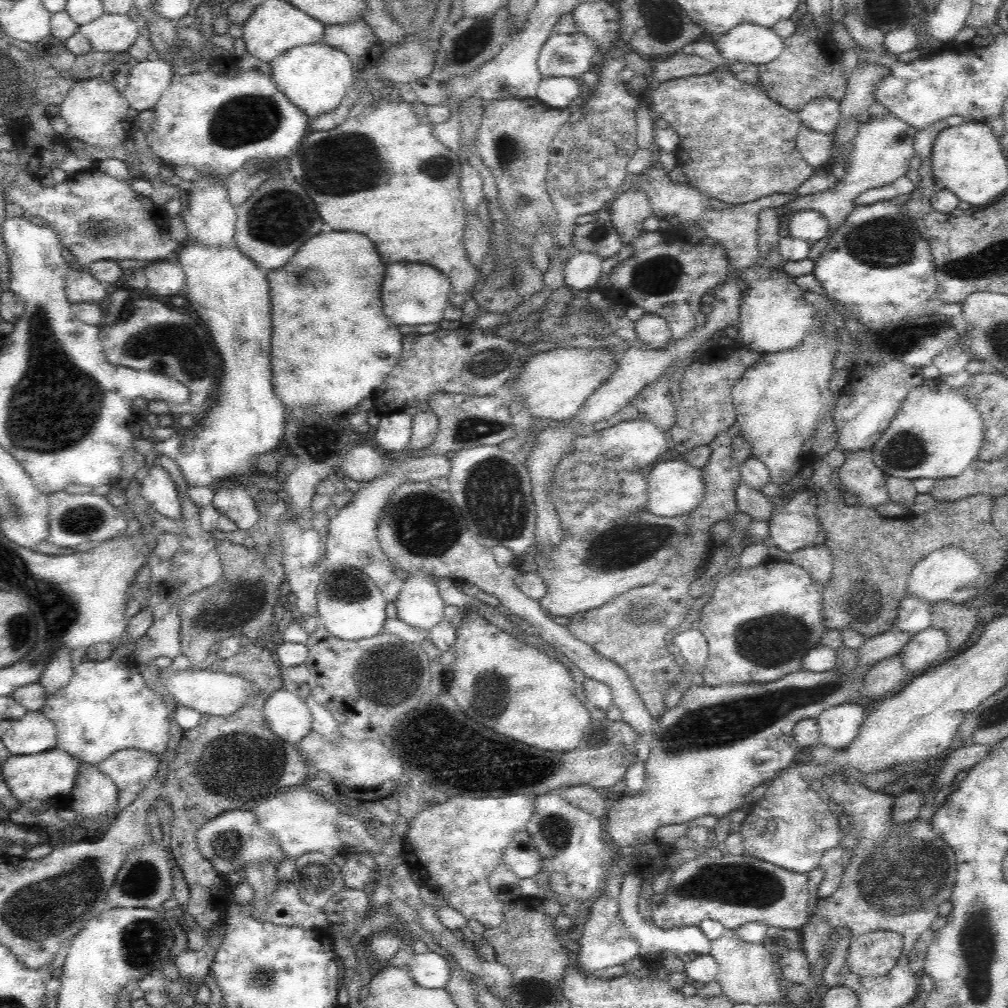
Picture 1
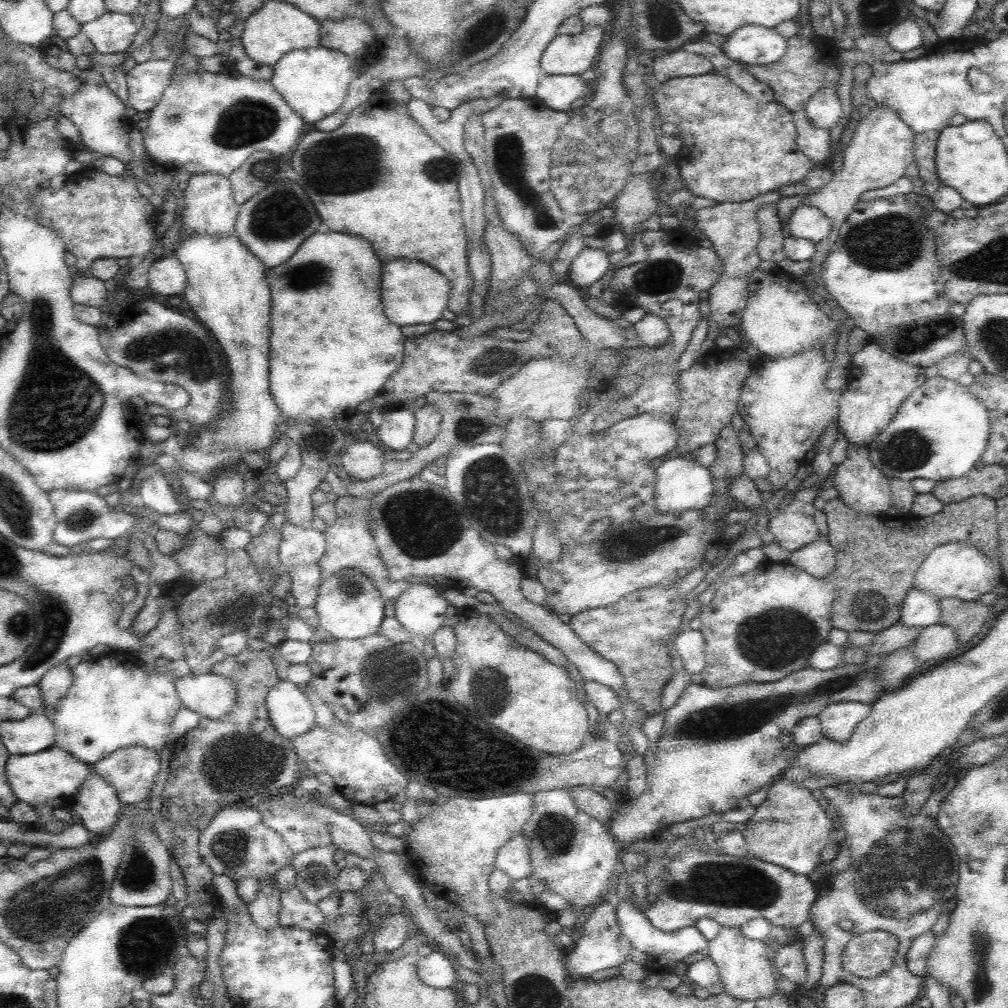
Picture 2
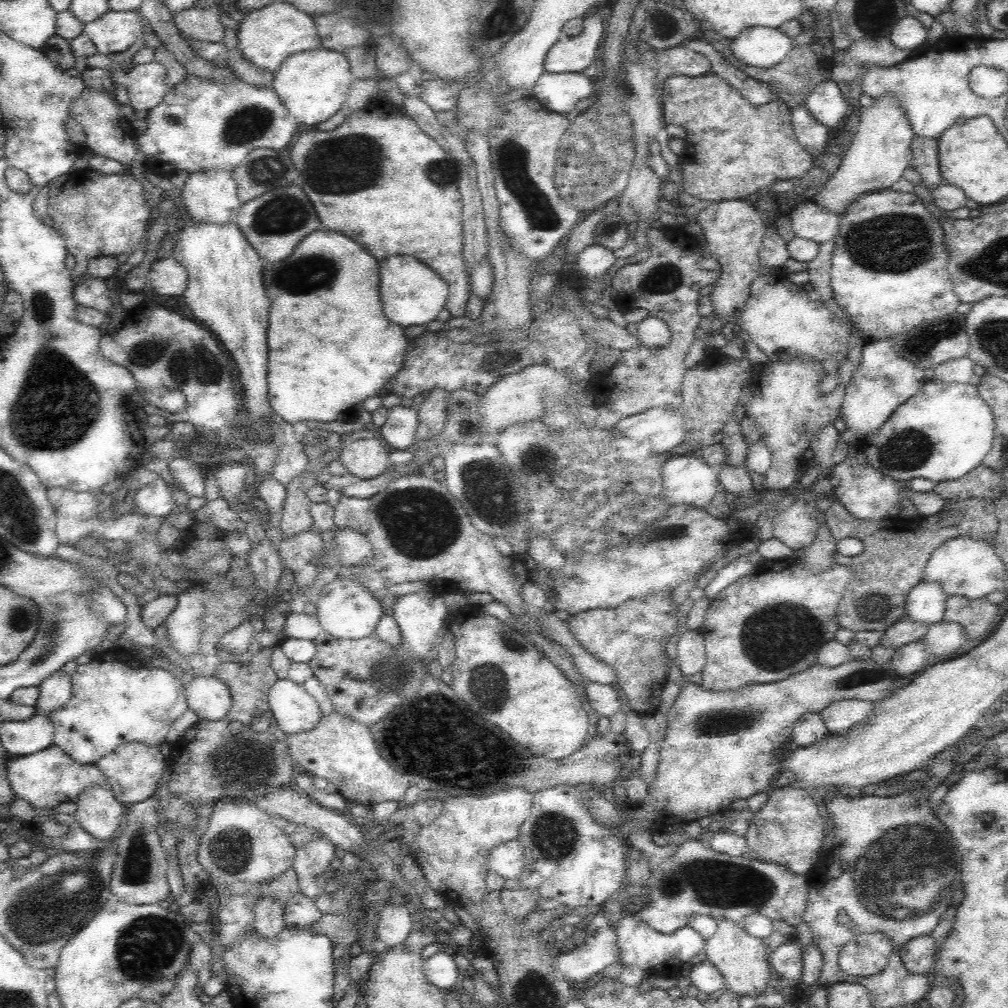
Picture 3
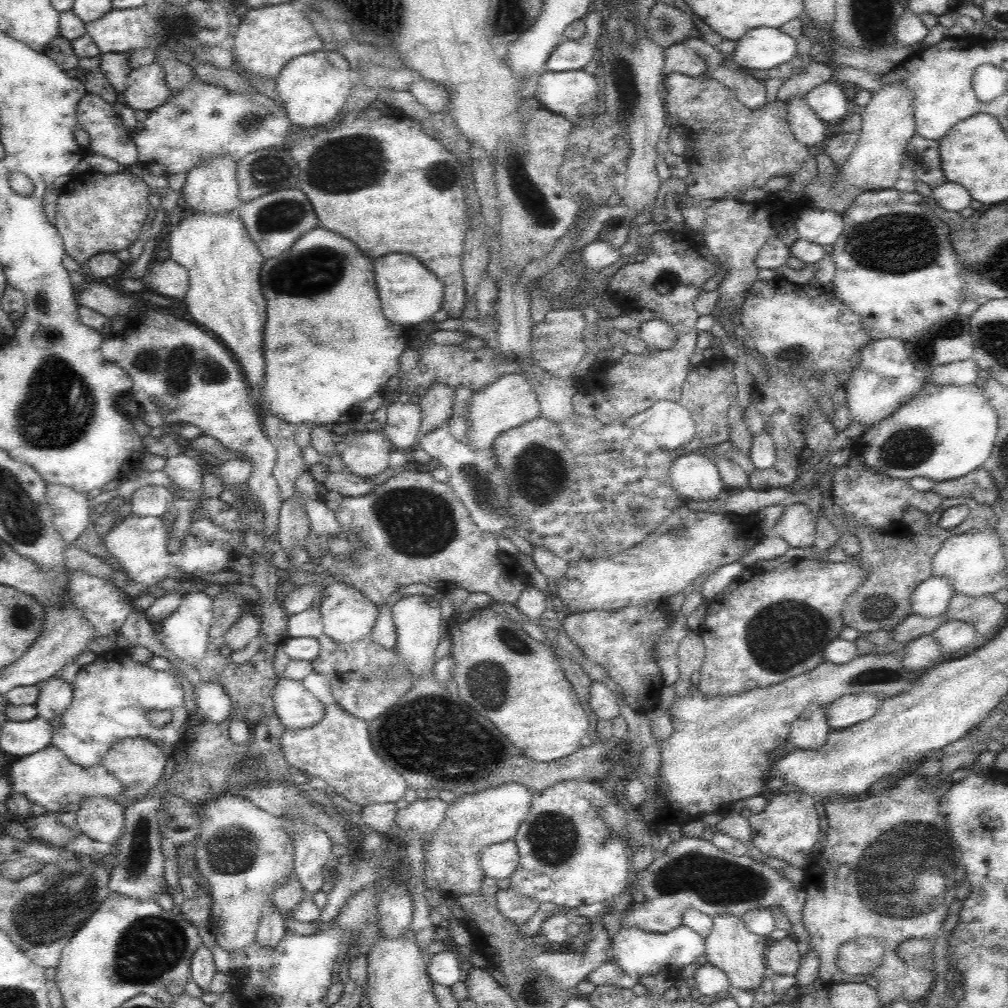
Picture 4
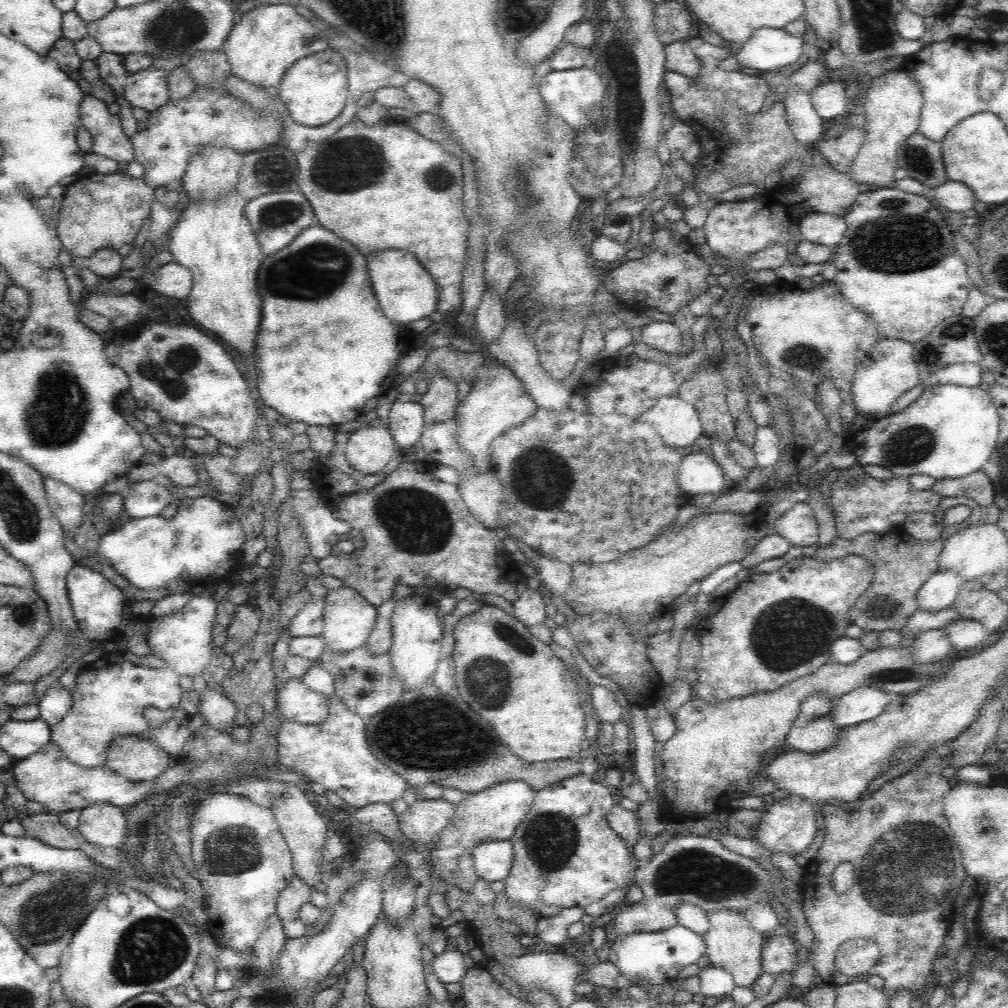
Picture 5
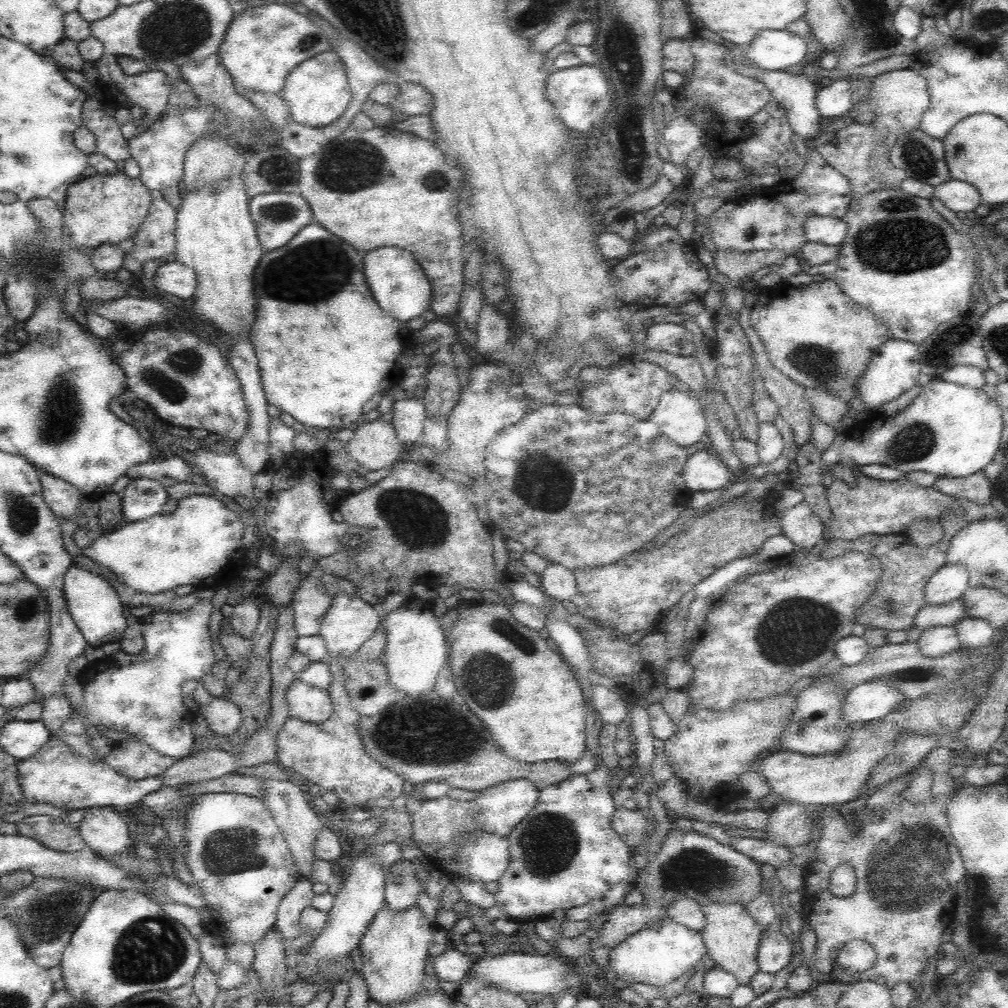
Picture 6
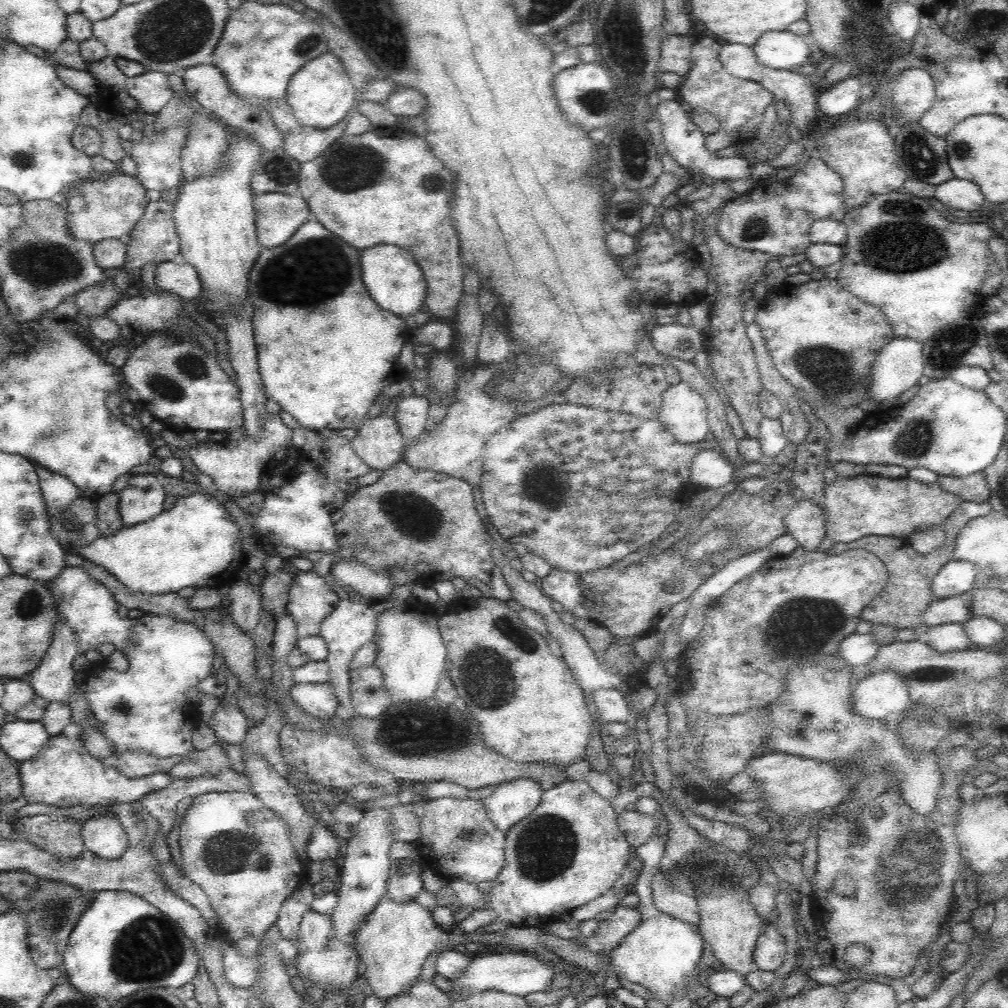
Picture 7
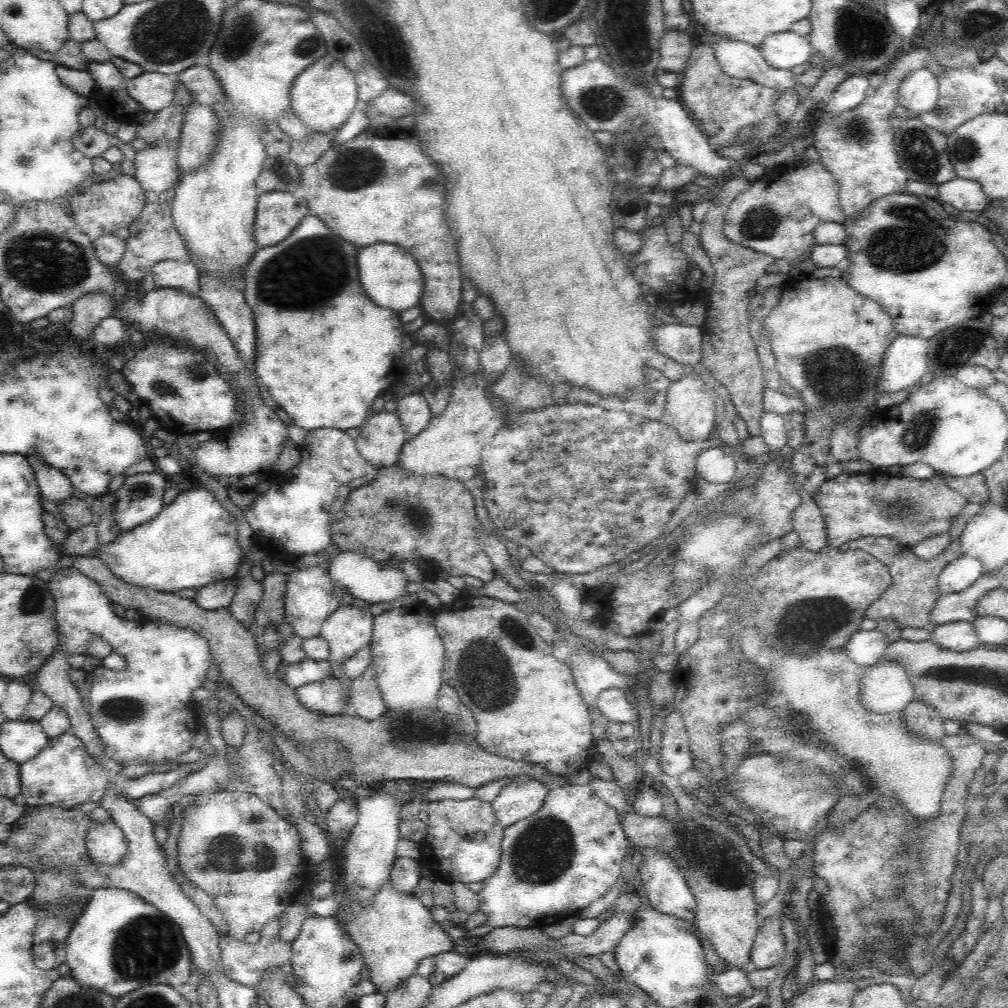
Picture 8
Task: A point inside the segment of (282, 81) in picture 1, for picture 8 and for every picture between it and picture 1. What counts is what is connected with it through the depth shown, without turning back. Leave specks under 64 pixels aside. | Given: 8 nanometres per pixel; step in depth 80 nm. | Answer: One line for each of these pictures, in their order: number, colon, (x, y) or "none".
2: (314, 82)
3: (312, 85)
4: (313, 87)
5: (315, 88)
6: (317, 92)
7: (320, 93)
8: (323, 96)

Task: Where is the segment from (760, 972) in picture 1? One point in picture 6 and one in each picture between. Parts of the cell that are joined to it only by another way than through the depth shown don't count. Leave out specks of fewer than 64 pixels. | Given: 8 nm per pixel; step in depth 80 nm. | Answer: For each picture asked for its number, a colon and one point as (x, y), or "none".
2: (745, 971)
3: (743, 960)
4: (731, 947)
5: (731, 942)
6: (731, 934)

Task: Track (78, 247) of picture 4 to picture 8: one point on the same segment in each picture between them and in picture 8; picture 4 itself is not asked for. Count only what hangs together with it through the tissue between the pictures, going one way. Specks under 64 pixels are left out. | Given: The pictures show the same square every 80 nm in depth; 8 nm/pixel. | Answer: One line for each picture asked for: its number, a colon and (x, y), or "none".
5: (99, 211)
6: (104, 209)
7: (108, 208)
8: (99, 208)

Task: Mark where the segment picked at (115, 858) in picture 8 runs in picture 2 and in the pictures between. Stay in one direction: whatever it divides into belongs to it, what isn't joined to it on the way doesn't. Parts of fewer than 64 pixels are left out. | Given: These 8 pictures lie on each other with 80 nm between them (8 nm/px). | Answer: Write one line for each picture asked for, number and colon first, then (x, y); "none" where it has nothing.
2: (96, 804)
3: (99, 813)
4: (101, 818)
5: (101, 824)
6: (105, 830)
7: (103, 834)

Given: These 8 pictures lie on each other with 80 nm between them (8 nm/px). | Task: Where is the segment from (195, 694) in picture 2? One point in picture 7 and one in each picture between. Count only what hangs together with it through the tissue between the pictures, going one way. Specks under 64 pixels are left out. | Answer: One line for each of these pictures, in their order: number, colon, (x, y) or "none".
3: (210, 698)
4: (214, 705)
5: (219, 712)
6: (224, 717)
7: (230, 725)

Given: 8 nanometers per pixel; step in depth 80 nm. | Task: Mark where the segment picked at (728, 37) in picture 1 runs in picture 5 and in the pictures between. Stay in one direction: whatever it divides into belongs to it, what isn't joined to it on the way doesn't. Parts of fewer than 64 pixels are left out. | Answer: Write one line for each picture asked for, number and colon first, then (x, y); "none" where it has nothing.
2: (754, 45)
3: (754, 46)
4: (763, 47)
5: (767, 48)

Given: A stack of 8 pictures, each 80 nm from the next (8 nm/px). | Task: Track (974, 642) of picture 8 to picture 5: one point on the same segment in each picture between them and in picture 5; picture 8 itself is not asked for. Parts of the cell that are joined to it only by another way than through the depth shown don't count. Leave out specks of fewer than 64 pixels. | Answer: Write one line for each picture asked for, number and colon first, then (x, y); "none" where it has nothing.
5: (933, 645)
6: (936, 641)
7: (951, 637)

